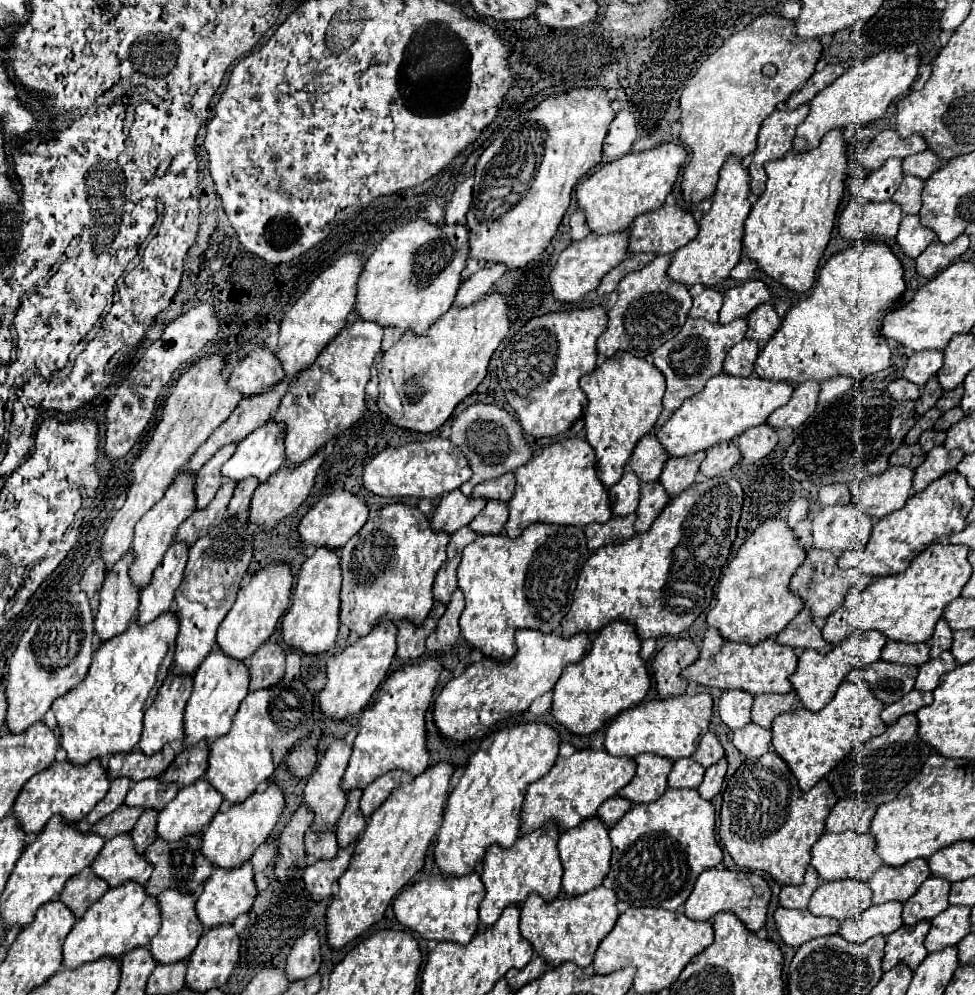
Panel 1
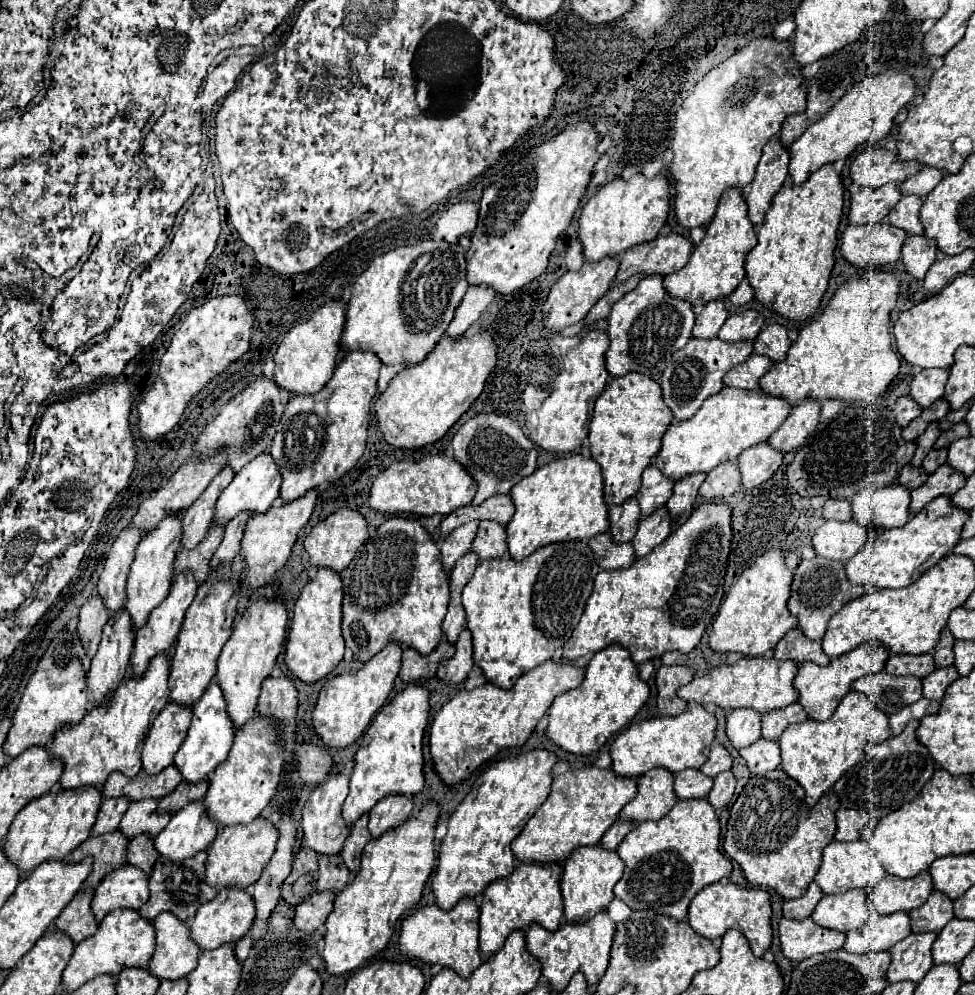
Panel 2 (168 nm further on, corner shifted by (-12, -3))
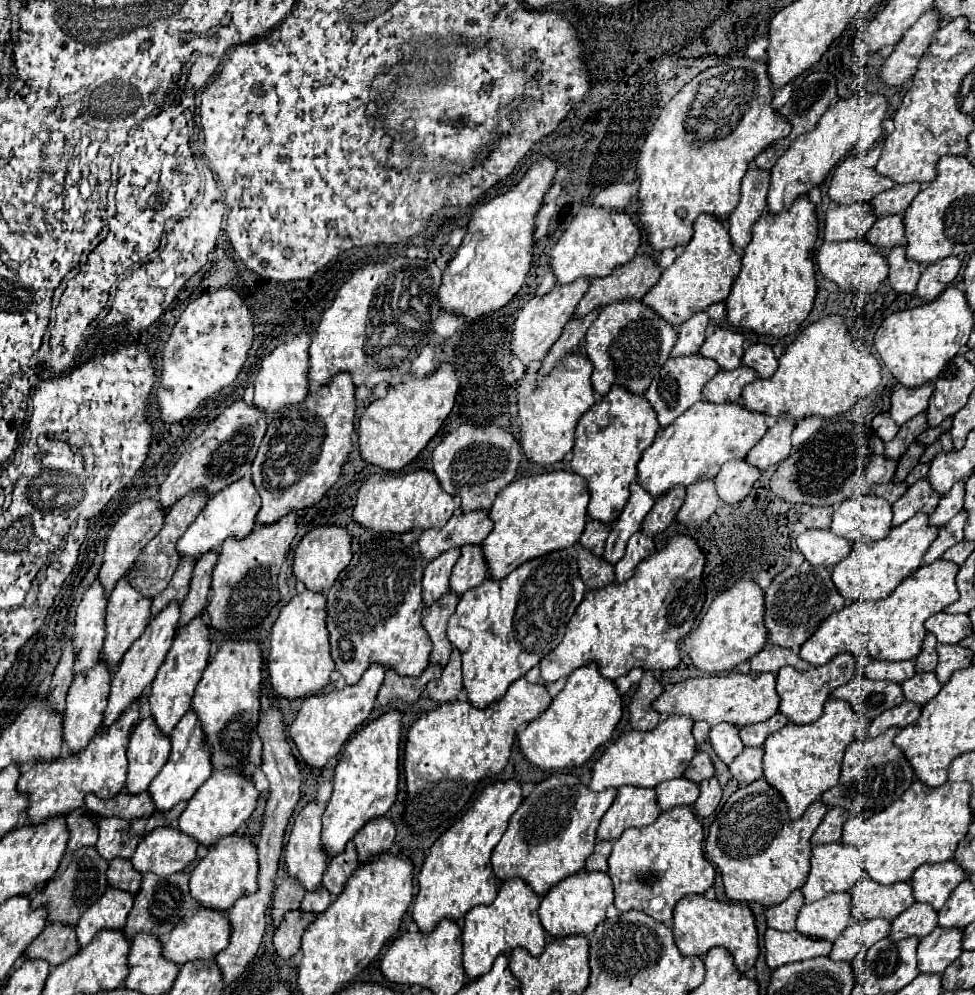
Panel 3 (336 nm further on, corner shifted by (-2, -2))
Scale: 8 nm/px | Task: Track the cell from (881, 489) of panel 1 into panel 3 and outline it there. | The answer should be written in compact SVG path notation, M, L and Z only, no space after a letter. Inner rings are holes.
M876 495L852 497L834 511L830 531L850 543L870 543L888 535L890 521L892 509L886 499Z

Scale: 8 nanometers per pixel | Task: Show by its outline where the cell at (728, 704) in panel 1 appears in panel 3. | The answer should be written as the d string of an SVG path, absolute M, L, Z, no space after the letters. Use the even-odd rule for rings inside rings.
M720 723L718 727L714 727L710 731L710 743L712 743L712 749L716 751L718 759L724 761L726 765L730 765L744 749L738 729L730 727L728 723Z

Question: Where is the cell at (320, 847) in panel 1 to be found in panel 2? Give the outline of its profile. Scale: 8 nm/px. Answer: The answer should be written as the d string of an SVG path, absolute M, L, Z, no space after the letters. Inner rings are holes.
M322 854L318 856L318 866L320 866L320 878L318 878L318 888L320 890L336 890L340 892L348 878L350 870L346 868L344 860L340 854Z

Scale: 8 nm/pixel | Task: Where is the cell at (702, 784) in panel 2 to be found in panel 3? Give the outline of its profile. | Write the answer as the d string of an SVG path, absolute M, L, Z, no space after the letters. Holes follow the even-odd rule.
M686 777L672 779L670 783L660 783L656 787L656 799L662 811L670 811L678 805L694 805L700 795L700 789L696 783L688 781Z

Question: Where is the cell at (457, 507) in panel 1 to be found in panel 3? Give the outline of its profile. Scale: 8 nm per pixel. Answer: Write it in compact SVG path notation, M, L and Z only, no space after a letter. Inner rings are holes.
M456 547L446 551L446 555L440 555L438 559L434 559L434 563L426 565L424 577L422 577L422 599L426 607L430 607L432 603L436 603L448 593L450 571L456 565L458 557L460 557L460 551Z

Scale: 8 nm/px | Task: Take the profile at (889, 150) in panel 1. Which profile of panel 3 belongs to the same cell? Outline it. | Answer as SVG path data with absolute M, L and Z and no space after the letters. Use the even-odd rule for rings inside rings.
M848 157L834 169L828 195L838 205L852 205L868 203L874 195L892 187L892 179L878 175L876 169L864 169L854 157Z

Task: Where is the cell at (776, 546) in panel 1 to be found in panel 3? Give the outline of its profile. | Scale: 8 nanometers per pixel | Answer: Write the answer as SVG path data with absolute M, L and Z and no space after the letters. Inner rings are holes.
M740 579L728 591L720 593L708 607L696 631L690 631L682 645L696 669L716 675L732 671L736 665L754 657L766 645L766 627L762 627L764 591L752 579Z

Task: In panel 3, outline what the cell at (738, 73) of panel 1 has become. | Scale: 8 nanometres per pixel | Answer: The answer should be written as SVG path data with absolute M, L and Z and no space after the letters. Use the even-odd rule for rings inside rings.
M732 59L728 65L710 67L688 85L684 85L660 111L652 131L648 133L636 163L638 173L638 225L646 231L654 251L686 245L694 235L694 219L700 213L720 221L728 219L740 199L740 183L752 159L766 151L774 141L790 133L790 125L772 107L772 87L766 65L752 59Z

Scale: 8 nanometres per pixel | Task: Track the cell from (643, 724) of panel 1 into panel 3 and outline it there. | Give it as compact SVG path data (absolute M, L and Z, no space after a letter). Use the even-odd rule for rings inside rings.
M674 715L660 721L652 731L626 731L620 735L618 741L614 741L602 757L592 767L592 791L604 791L604 789L618 789L622 785L632 787L656 787L662 781L670 781L676 777L682 777L686 767L690 765L690 759L696 753L696 741L692 737L692 719L686 719L686 715Z

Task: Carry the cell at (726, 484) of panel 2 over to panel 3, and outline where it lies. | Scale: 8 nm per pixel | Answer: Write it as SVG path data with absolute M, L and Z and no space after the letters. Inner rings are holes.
M698 481L694 487L686 489L686 501L678 511L676 521L688 529L700 527L714 513L718 505L718 495L714 491L714 481Z

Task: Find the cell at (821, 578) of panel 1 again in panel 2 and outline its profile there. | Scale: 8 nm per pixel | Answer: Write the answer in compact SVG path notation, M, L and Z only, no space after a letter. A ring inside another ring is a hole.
M816 556L812 560L802 560L796 568L794 580L792 580L792 596L788 600L788 608L794 616L798 616L798 628L812 640L822 640L826 634L830 618L850 600L864 594L862 584L850 584L844 564L834 562L822 556Z

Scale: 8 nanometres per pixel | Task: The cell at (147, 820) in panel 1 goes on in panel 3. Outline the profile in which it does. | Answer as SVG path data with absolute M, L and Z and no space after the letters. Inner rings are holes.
M128 859L110 861L106 879L108 879L110 887L128 891L132 895L136 895L140 891L140 883L142 883L142 875L138 875L138 871L134 871L134 867L130 867Z

